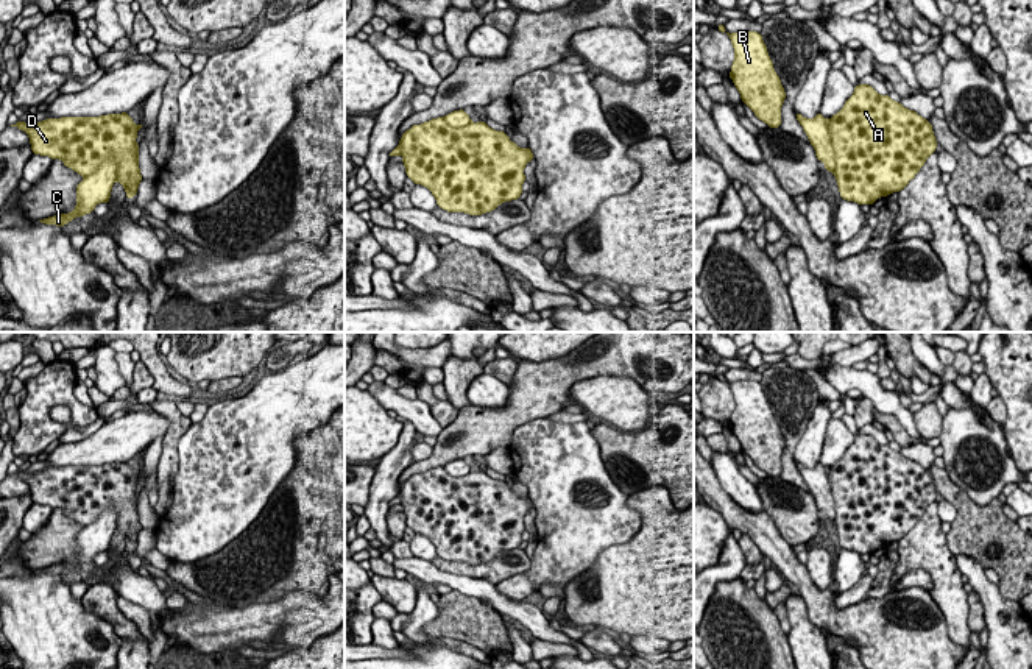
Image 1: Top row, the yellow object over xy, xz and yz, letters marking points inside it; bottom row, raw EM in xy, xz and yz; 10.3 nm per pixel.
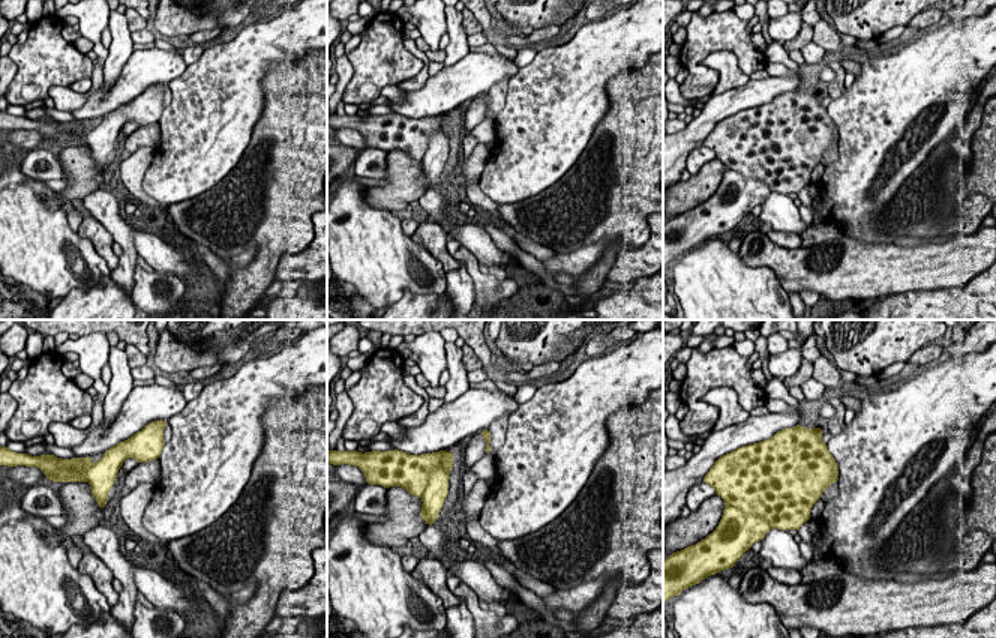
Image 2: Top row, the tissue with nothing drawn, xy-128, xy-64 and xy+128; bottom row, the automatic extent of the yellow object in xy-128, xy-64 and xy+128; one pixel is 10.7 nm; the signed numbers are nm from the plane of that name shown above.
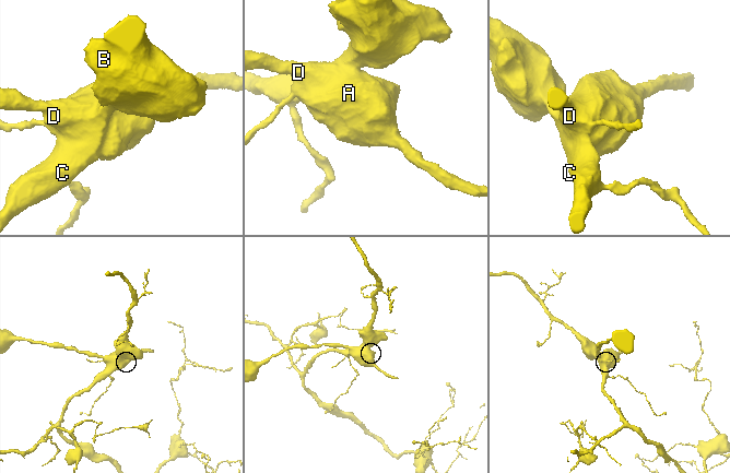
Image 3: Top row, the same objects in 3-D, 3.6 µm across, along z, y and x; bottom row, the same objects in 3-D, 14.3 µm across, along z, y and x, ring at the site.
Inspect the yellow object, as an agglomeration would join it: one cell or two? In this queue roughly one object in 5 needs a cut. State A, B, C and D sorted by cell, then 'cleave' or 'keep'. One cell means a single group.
A D / B C | cleave

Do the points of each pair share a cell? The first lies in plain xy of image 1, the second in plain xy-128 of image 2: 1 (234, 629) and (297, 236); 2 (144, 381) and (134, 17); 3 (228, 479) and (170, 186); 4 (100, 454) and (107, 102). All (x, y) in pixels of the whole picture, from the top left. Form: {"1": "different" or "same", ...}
{"1": "different", "2": "same", "3": "same", "4": "same"}

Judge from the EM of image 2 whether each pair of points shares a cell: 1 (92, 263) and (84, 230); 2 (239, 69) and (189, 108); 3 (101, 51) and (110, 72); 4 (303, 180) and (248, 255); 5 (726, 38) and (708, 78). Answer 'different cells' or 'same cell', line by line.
1: different cells
2: same cell
3: different cells
4: different cells
5: same cell

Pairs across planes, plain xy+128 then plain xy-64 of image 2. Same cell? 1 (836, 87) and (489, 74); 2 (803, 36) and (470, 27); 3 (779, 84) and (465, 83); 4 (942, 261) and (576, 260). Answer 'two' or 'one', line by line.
1: two
2: one
3: one
4: one

